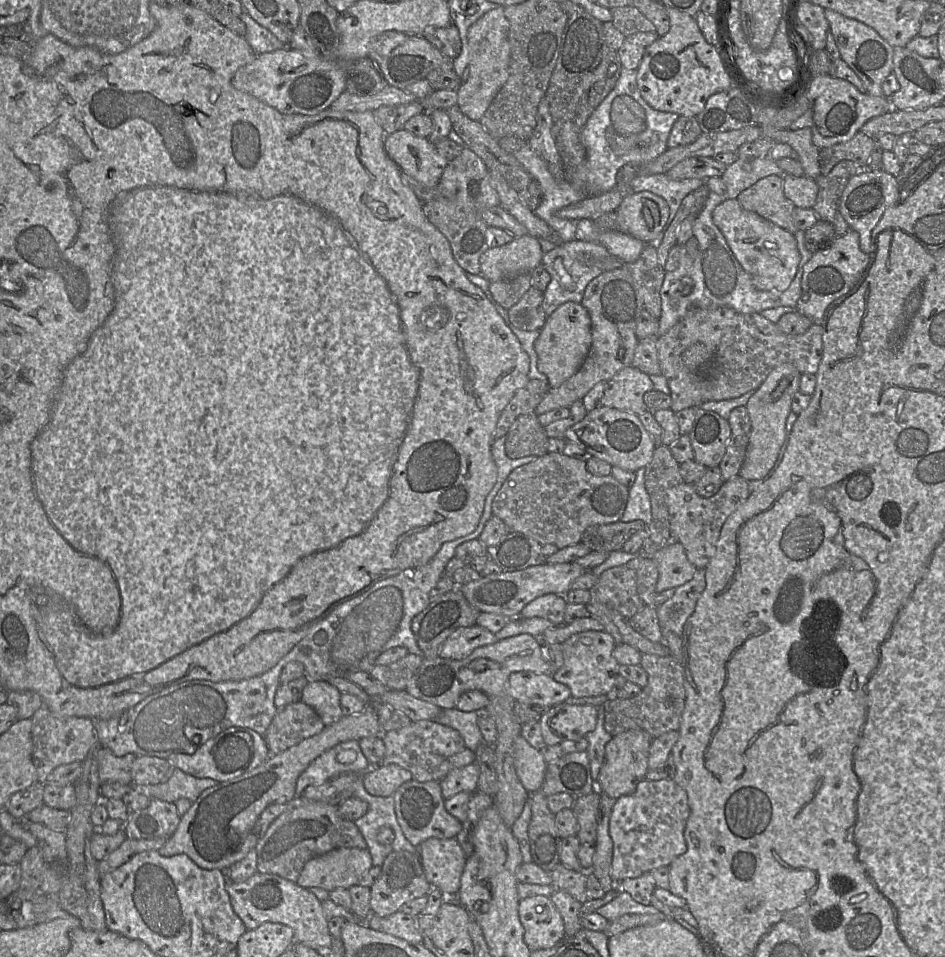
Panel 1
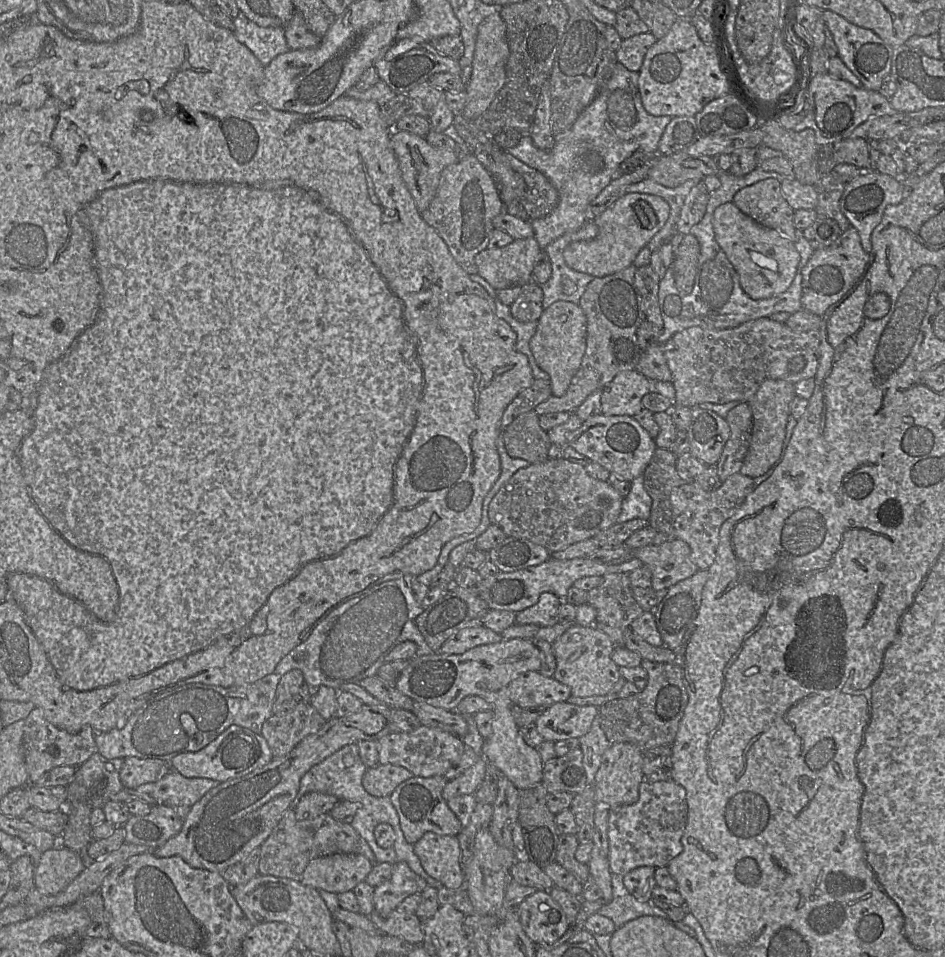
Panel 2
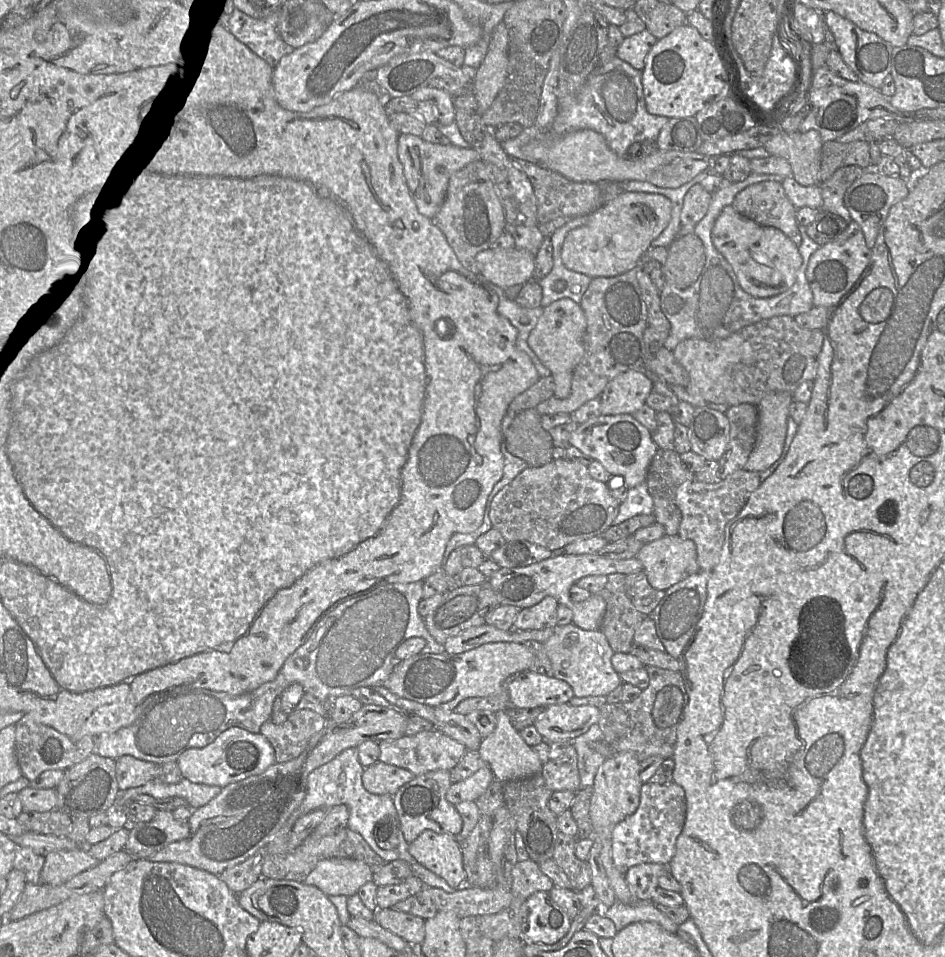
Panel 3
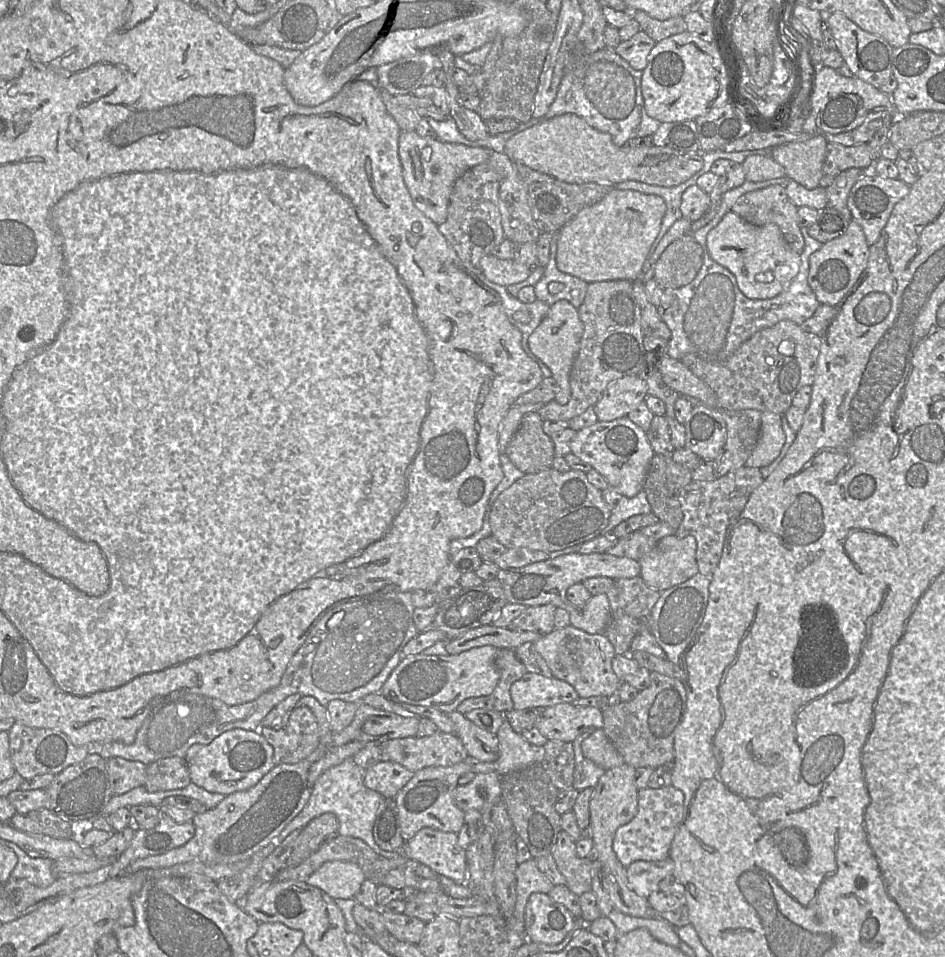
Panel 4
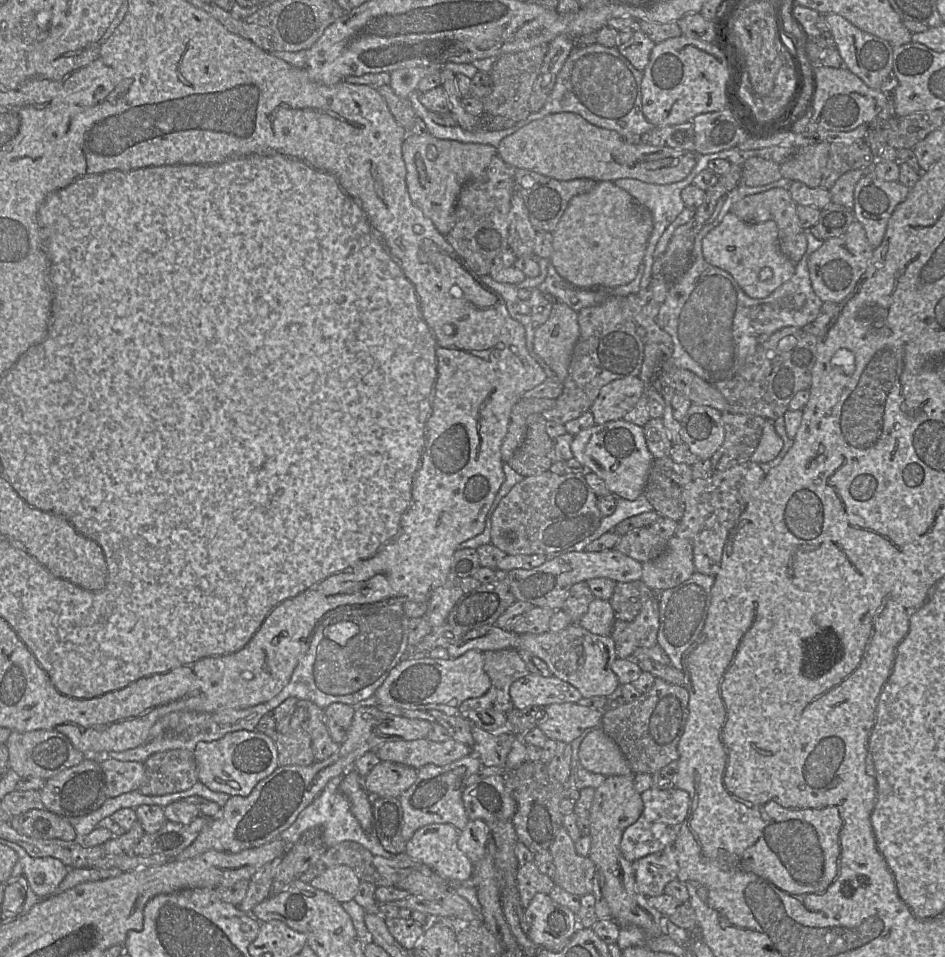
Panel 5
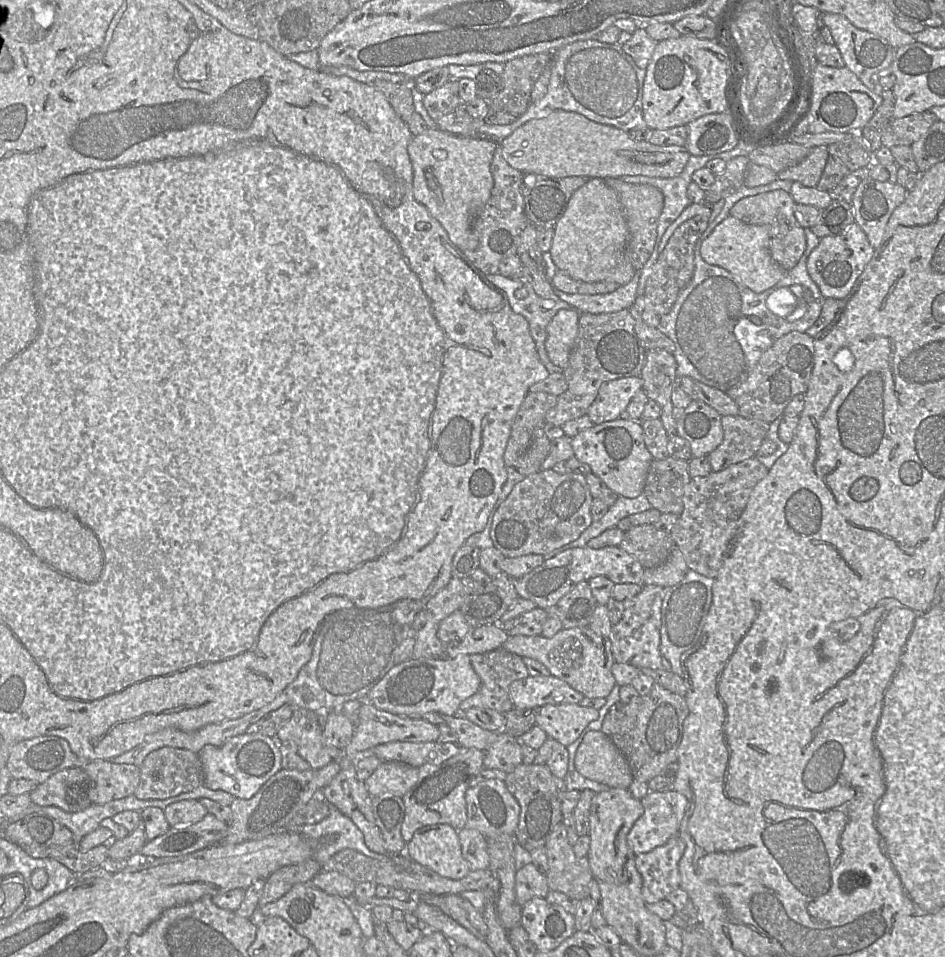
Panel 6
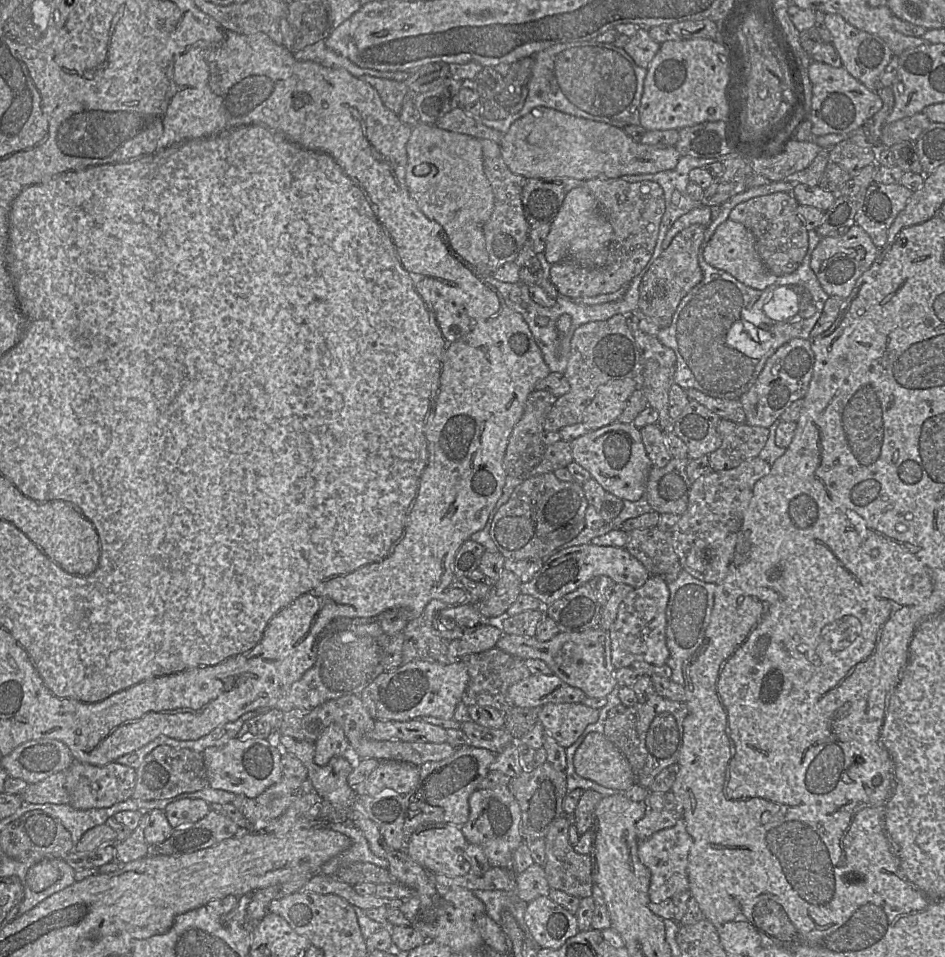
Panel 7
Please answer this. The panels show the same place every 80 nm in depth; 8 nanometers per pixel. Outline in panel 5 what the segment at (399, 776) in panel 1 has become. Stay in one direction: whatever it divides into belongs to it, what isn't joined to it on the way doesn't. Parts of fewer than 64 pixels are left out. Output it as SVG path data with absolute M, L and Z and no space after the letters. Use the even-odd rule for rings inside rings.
M381 761L363 778L363 786L372 797L398 797L417 779L418 770L403 764Z

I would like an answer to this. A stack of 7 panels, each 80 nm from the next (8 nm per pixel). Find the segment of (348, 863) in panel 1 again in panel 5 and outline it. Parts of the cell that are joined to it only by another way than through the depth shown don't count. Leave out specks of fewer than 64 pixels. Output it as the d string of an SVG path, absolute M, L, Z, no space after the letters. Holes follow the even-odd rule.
M346 865L326 869L314 878L310 885L332 895L338 902L352 900L359 888L361 880L356 873Z

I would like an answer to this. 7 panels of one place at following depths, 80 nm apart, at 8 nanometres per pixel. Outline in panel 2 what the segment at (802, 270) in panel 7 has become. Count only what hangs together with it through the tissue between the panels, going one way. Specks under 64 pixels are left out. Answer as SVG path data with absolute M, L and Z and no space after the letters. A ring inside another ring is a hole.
M756 167L753 171L742 177L737 177L725 171L720 171L718 177L721 182L720 188L709 193L706 212L701 221L695 224L690 231L690 234L697 238L700 245L693 290L689 295L682 295L678 291L670 266L666 268L664 276L660 279L658 297L664 324L662 333L657 339L659 345L667 342L675 333L690 327L700 326L702 328L716 329L734 328L751 320L769 317L774 313L786 312L793 314L802 309L802 269L815 251L804 237L803 230L798 230L798 238L795 242L796 249L800 254L800 262L789 288L779 295L754 300L742 289L738 274L724 251L718 245L713 229L713 214L715 209L723 203L733 202L735 194L739 190L768 178L775 178L782 182L785 176L777 172L768 172L762 170L760 167Z

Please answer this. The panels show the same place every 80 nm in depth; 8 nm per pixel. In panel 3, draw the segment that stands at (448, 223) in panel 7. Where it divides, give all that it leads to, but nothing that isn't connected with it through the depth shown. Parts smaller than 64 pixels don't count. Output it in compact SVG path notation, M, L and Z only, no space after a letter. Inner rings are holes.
M399 133L397 151L403 165L403 174L408 189L417 209L430 220L435 217L443 205L450 177L467 164L480 160L480 155L472 147L461 148L451 143L449 145L431 143L421 136L406 133Z

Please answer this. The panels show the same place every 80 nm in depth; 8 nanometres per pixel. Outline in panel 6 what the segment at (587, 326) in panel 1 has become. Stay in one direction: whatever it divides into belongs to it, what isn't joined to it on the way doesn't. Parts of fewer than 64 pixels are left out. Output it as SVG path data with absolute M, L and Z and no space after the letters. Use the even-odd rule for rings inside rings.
M561 309L547 325L545 349L550 361L564 370L578 334L580 312Z

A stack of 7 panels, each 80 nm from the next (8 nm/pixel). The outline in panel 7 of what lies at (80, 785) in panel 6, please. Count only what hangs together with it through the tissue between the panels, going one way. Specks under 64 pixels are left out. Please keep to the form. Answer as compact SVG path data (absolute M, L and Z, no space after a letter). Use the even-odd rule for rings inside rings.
M57 772L40 782L28 784L21 797L24 802L32 804L69 804L65 782L66 772Z

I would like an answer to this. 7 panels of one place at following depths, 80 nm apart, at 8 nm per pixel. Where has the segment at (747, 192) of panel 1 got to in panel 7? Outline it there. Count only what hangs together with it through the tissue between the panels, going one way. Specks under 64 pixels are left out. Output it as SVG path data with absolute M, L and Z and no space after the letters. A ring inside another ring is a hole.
M774 192L743 201L729 214L731 220L743 224L753 234L761 261L776 276L794 272L808 250L808 230L798 214L798 204L791 192Z

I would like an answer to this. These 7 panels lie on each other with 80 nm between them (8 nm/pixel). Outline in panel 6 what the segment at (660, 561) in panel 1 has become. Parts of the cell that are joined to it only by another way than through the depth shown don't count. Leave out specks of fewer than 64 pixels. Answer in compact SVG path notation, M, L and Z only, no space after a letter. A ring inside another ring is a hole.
M675 546L667 561L655 568L644 569L643 584L662 588L680 583L688 573L688 566L680 549Z

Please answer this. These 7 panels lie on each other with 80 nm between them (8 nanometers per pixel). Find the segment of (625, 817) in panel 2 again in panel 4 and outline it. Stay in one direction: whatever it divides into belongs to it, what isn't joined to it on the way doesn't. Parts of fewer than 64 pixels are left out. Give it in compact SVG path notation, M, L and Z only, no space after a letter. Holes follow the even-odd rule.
M670 785L664 788L646 787L638 791L638 812L614 835L613 850L627 868L636 861L661 861L670 857L672 841L685 817L684 794Z

